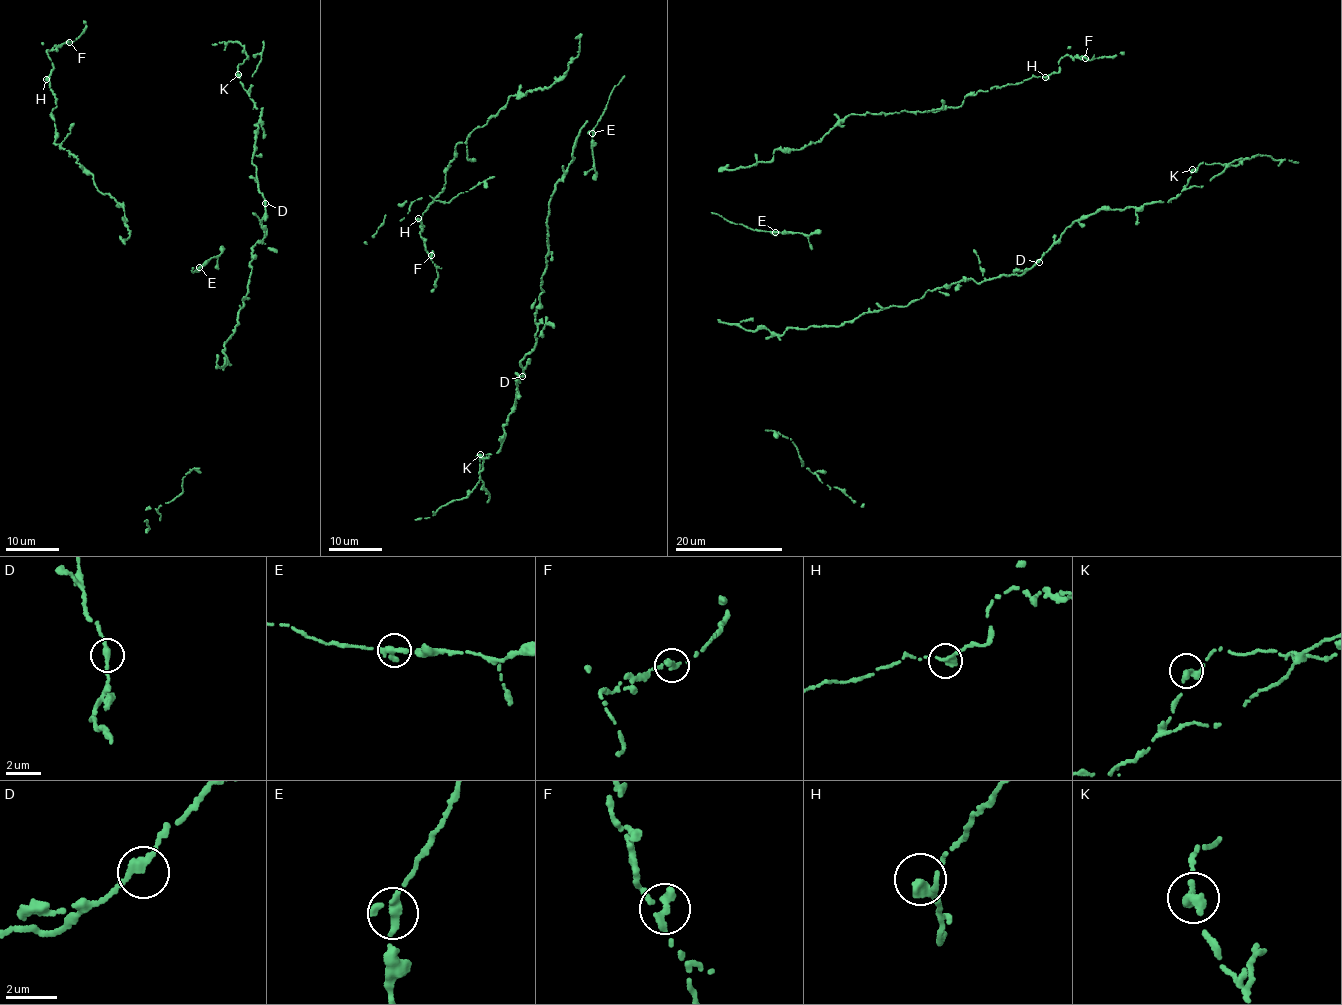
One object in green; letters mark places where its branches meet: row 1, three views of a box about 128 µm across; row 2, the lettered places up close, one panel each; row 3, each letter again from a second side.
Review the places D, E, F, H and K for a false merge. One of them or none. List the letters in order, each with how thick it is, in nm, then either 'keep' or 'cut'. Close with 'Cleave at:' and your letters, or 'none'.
D: calibre 300 nm; keep
E: calibre 300 nm; keep
F: calibre 320 nm; keep
H: calibre 300 nm; keep
K: calibre 320 nm; keep
Cleave at: none

